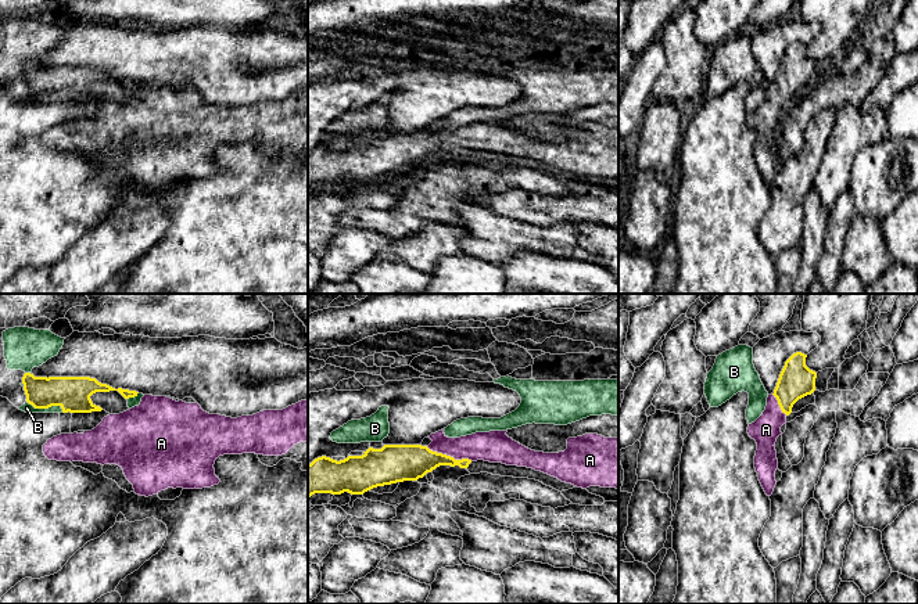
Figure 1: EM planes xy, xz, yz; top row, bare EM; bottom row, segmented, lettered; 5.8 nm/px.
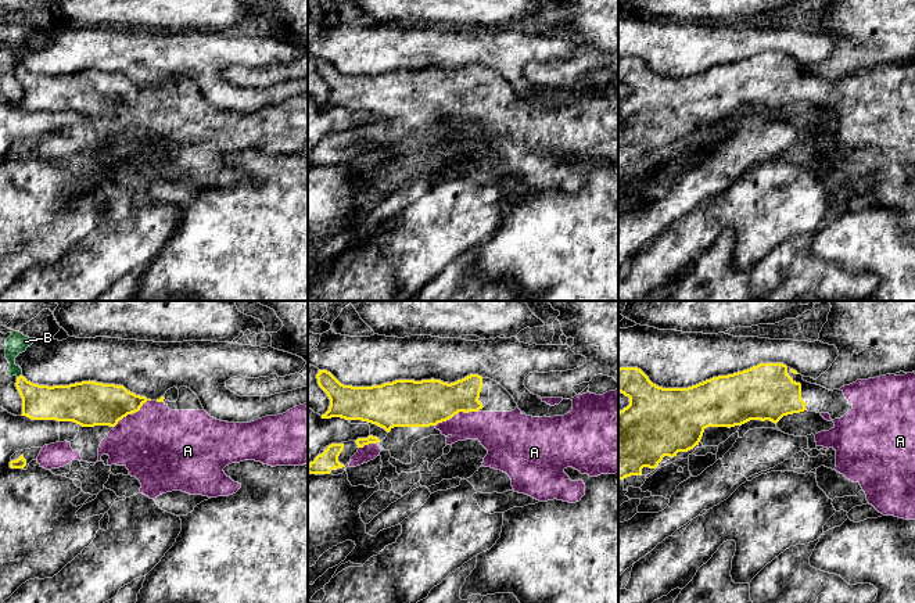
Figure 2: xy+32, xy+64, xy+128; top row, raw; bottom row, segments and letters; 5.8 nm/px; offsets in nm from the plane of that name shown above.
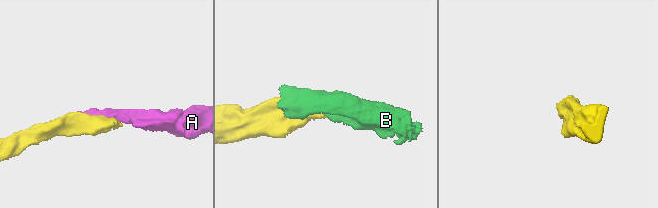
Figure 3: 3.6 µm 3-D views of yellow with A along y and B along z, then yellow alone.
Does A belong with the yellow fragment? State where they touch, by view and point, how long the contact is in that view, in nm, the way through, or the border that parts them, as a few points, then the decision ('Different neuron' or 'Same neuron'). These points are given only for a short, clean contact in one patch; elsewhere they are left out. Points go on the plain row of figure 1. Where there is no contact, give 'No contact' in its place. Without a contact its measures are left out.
Touches yellow at xz (449, 146). Shared border 280 nm. Same neuron

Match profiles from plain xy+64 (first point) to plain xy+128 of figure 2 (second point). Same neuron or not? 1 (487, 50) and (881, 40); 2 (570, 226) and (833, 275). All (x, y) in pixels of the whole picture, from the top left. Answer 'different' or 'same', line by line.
1: different
2: different

